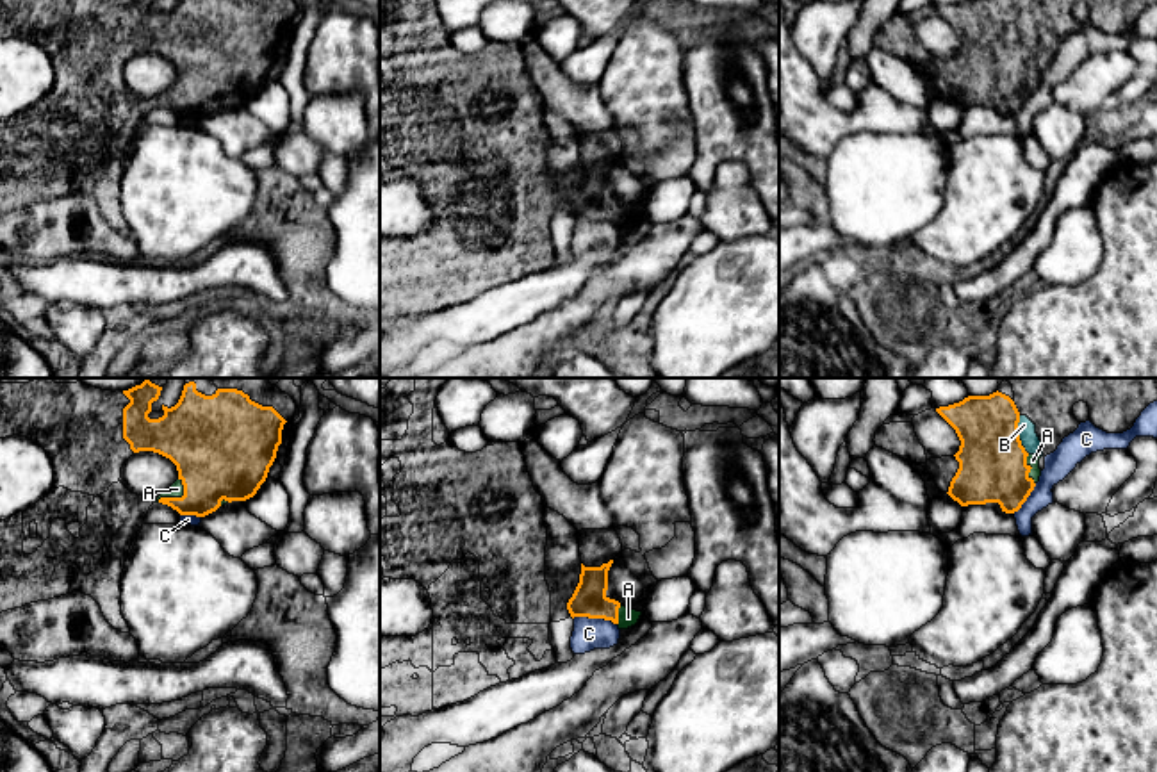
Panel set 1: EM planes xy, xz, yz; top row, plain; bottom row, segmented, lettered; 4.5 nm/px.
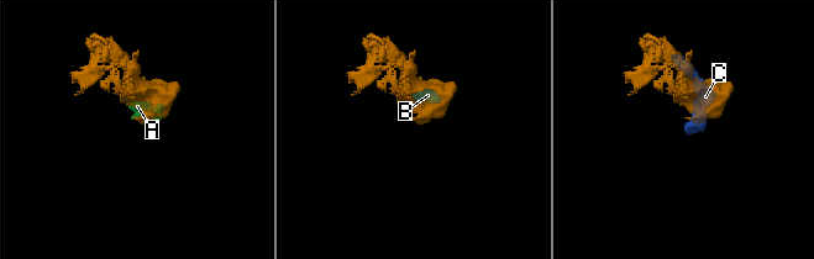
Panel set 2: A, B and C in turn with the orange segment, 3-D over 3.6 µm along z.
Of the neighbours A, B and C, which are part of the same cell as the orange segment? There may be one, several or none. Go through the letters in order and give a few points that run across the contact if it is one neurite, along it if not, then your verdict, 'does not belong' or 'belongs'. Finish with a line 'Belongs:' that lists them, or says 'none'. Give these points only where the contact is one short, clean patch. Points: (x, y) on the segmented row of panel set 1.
A: belongs
B: belongs
C: xz (573, 617), (603, 617), (615, 624) | does not belong
Belongs: A, B

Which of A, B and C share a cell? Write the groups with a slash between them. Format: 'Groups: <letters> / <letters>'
Groups: A B / C

